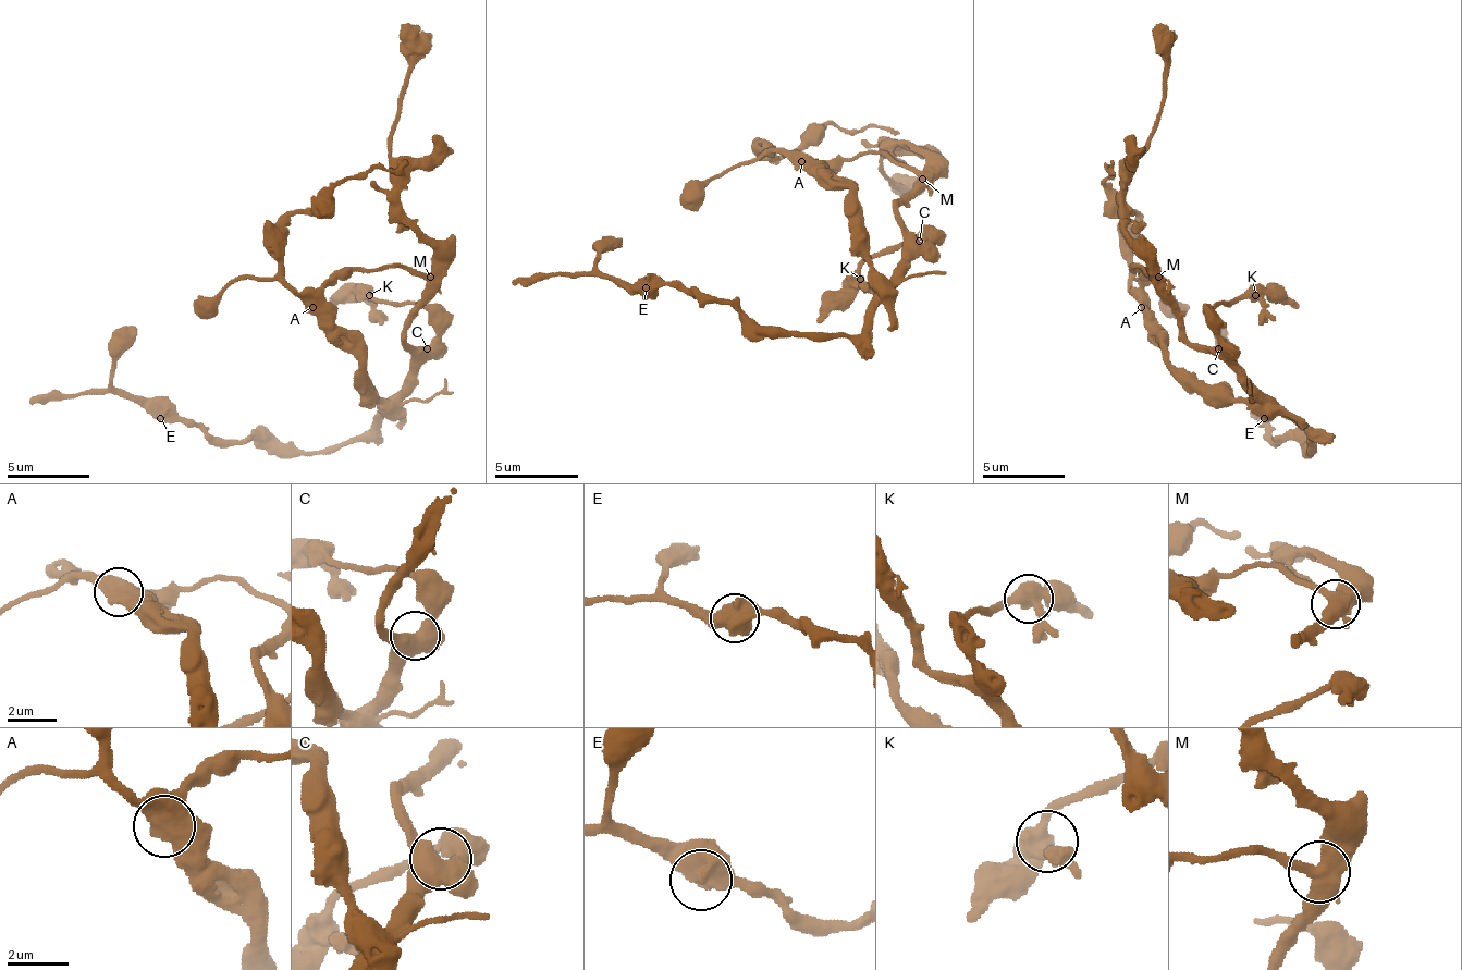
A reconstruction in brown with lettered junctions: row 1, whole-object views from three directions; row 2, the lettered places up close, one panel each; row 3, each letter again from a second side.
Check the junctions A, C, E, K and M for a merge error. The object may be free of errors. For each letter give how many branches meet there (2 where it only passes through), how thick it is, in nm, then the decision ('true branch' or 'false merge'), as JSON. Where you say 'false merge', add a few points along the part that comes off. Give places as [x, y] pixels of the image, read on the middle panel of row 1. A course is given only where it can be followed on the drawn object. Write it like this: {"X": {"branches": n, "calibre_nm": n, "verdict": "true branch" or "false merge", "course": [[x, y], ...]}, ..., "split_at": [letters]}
{"A": {"branches": 4, "calibre_nm": 550, "verdict": "true branch"}, "C": {"branches": 4, "calibre_nm": 480, "verdict": "true branch"}, "E": {"branches": 2, "calibre_nm": 650, "verdict": "true branch"}, "K": {"branches": 3, "calibre_nm": 550, "verdict": "true branch"}, "M": {"branches": 4, "calibre_nm": 550, "verdict": "false merge", "course": [[923, 177], [882, 152], [835, 157], [814, 166], [852, 191], [856, 245], [869, 262], [902, 283], [936, 271]]}, "split_at": ["M"]}

